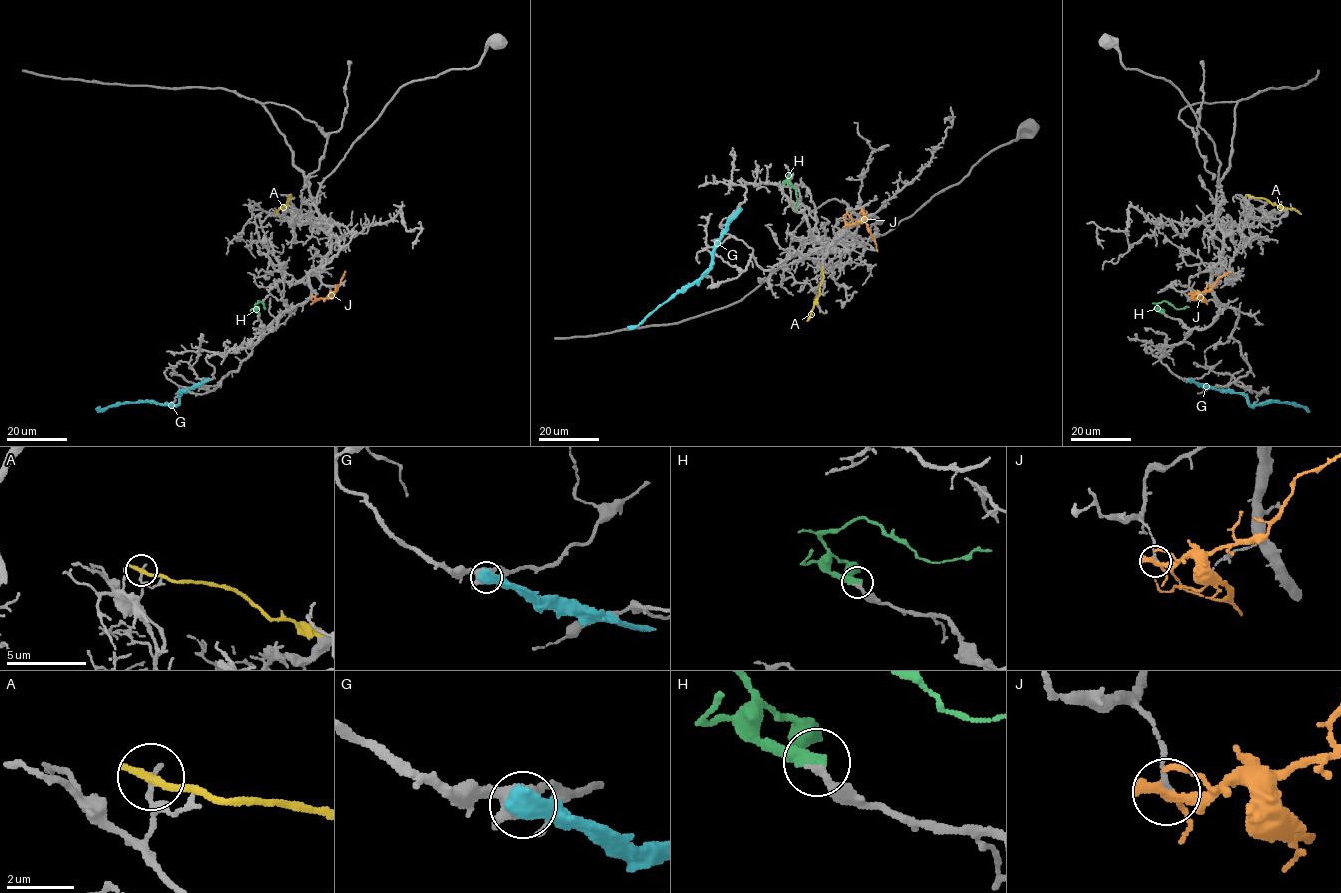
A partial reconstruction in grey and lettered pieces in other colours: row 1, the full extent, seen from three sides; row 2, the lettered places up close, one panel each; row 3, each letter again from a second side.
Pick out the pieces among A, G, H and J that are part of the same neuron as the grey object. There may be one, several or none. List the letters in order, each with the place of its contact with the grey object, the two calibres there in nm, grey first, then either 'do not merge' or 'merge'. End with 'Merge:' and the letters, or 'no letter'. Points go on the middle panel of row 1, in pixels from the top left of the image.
A: (821, 269) | 180/280 nm | do not merge
G: (739, 209) | 500/700 nm | do not merge
H: (790, 184) | 320/420 nm | merge
J: (862, 211) | 120/320 nm | do not merge
Merge: H

